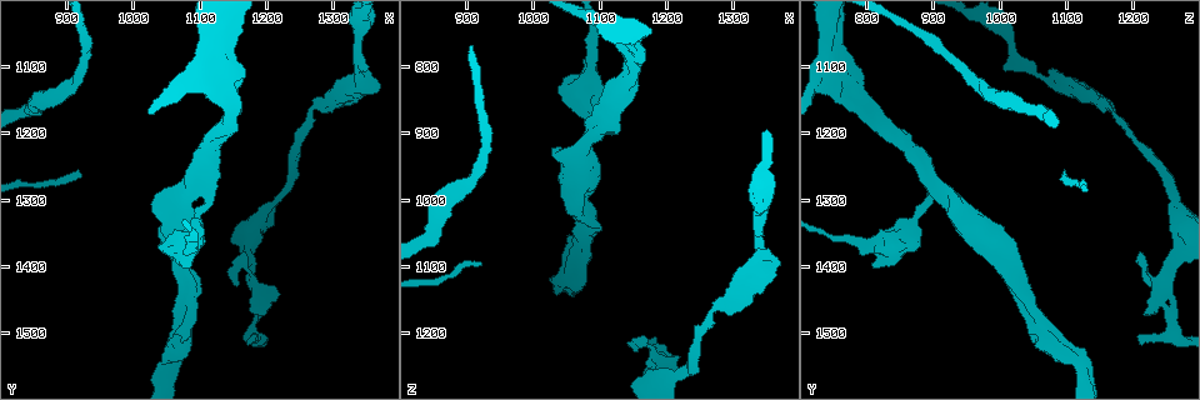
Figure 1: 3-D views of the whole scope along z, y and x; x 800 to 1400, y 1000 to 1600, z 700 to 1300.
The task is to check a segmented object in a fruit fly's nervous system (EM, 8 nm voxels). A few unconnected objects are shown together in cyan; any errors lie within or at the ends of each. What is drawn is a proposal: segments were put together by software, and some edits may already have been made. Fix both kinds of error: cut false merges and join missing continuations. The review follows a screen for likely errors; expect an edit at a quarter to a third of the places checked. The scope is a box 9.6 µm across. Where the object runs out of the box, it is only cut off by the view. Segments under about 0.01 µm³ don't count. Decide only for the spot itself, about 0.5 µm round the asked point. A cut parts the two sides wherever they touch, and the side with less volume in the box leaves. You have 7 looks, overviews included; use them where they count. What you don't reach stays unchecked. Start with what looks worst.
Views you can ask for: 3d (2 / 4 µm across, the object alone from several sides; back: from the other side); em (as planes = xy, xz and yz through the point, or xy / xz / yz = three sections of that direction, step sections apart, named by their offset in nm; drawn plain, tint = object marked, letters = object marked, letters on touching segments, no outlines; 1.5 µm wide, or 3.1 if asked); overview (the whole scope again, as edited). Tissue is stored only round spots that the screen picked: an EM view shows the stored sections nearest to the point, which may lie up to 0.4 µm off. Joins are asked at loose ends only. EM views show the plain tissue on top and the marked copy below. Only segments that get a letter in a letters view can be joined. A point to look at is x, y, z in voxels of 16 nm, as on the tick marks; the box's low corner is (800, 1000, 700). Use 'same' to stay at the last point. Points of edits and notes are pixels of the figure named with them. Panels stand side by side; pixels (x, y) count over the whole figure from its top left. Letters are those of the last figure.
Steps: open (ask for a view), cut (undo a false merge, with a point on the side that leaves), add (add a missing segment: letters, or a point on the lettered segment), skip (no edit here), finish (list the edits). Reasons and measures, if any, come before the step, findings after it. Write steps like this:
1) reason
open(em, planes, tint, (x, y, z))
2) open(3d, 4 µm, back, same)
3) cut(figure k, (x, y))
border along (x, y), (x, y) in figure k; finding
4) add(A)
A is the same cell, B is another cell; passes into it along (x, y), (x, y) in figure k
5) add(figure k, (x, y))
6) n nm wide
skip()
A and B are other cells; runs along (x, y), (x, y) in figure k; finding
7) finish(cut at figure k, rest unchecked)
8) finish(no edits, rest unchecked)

tapers out
open(3d, 2 µm, (920, 1260, 1095))

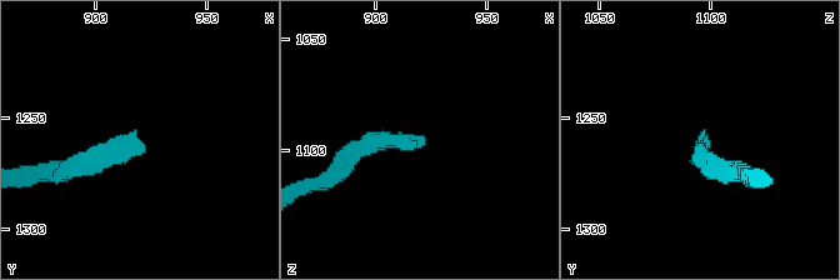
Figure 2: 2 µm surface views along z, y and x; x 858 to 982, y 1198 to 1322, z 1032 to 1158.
shape alone is not enough
open(em, yz, step 8, tint, (918, 1256, 1094))

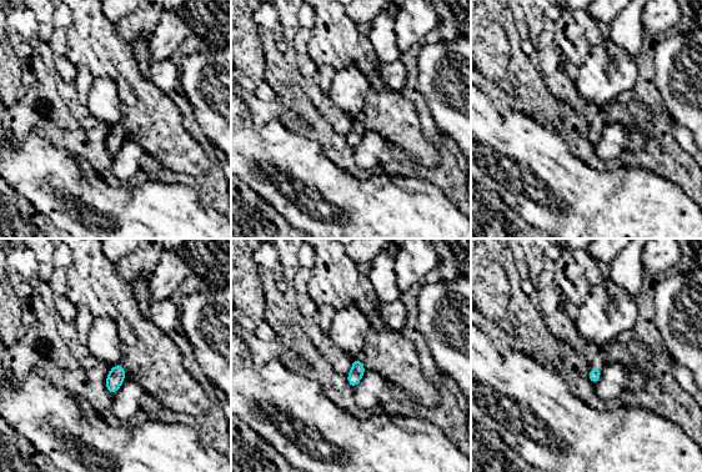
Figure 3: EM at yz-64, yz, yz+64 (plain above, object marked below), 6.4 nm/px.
cut it another way
open(em, planes, letters, same)

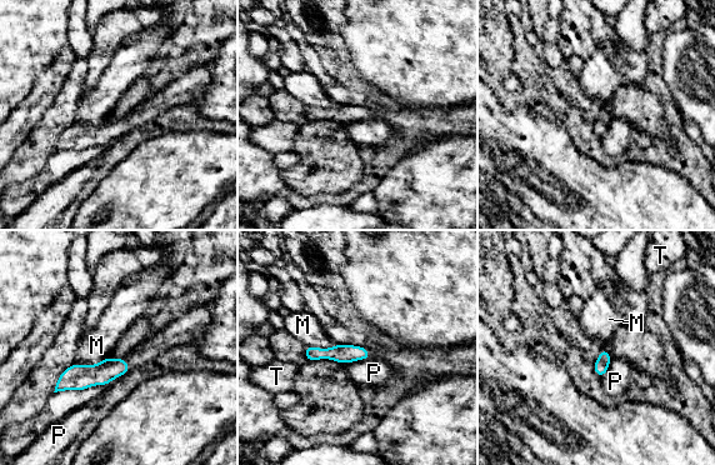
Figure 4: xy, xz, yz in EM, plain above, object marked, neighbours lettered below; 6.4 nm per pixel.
skip()
M, P and T are other cells; runs along (125, 368), (71, 378), (59, 388) in figure 4; no lettered segment goes on from it

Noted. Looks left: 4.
stops while still wide
open(em, planes, letters, (1070, 1400, 805))

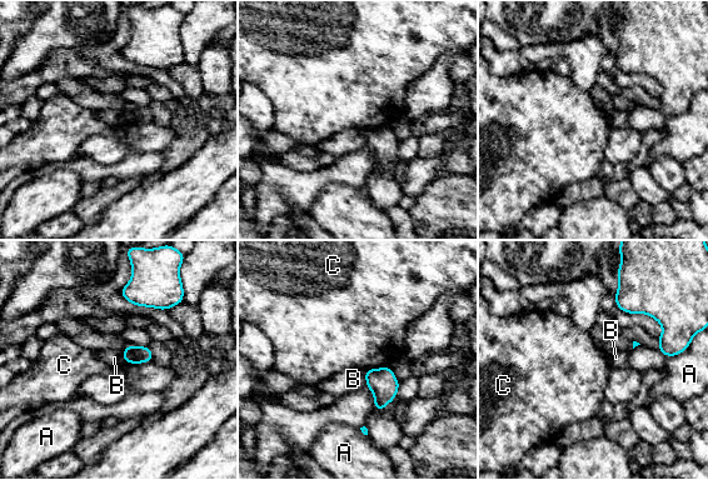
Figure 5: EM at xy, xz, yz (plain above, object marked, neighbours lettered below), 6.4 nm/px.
skip()
A, B and C are other cells; border along (384, 365), (377, 369), (363, 370) in figure 5; none of them fits

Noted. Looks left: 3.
a narrow waist
open(3d, 4 µm, (1210, 1300, 1265))

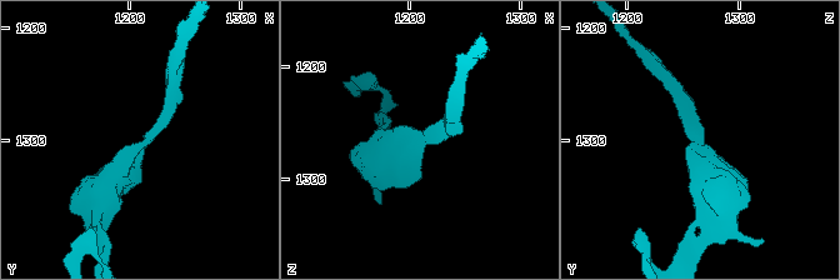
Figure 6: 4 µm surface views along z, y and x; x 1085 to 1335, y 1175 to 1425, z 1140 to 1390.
now the EM
open(em, xy, step 4, tint, (1212, 1300, 1260))

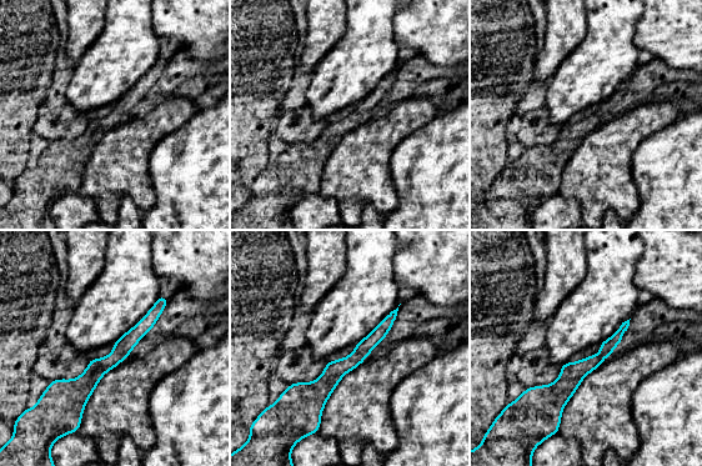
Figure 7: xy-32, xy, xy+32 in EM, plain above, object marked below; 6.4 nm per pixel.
open(em, planes, letters, same)

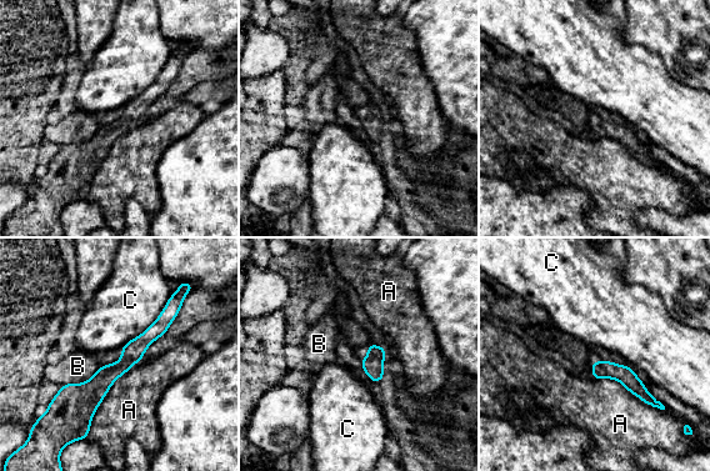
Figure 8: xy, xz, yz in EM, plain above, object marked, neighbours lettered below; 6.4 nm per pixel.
A touches over 600 nm
skip()
A, B and C are other cells; border along (170, 294), (160, 314), (121, 347) in figure 8; all the same neuron

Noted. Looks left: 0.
finish(no edits, rest unchecked)

